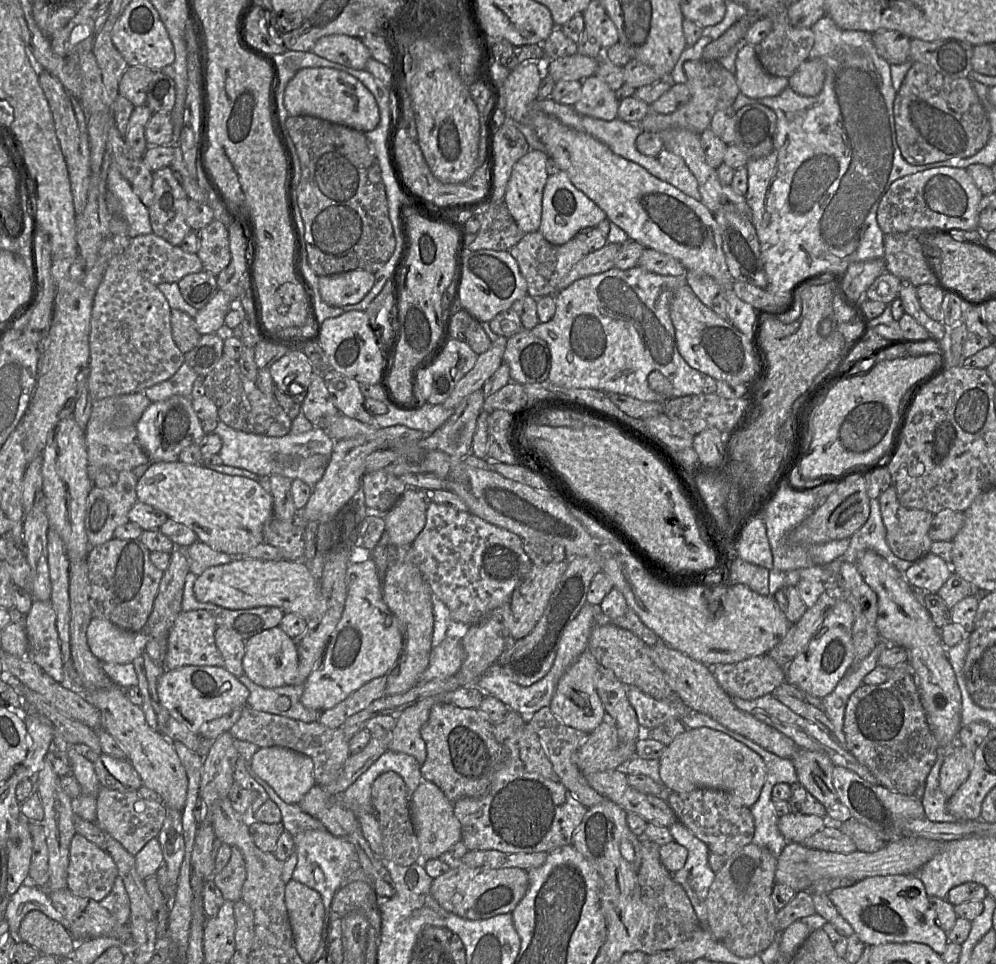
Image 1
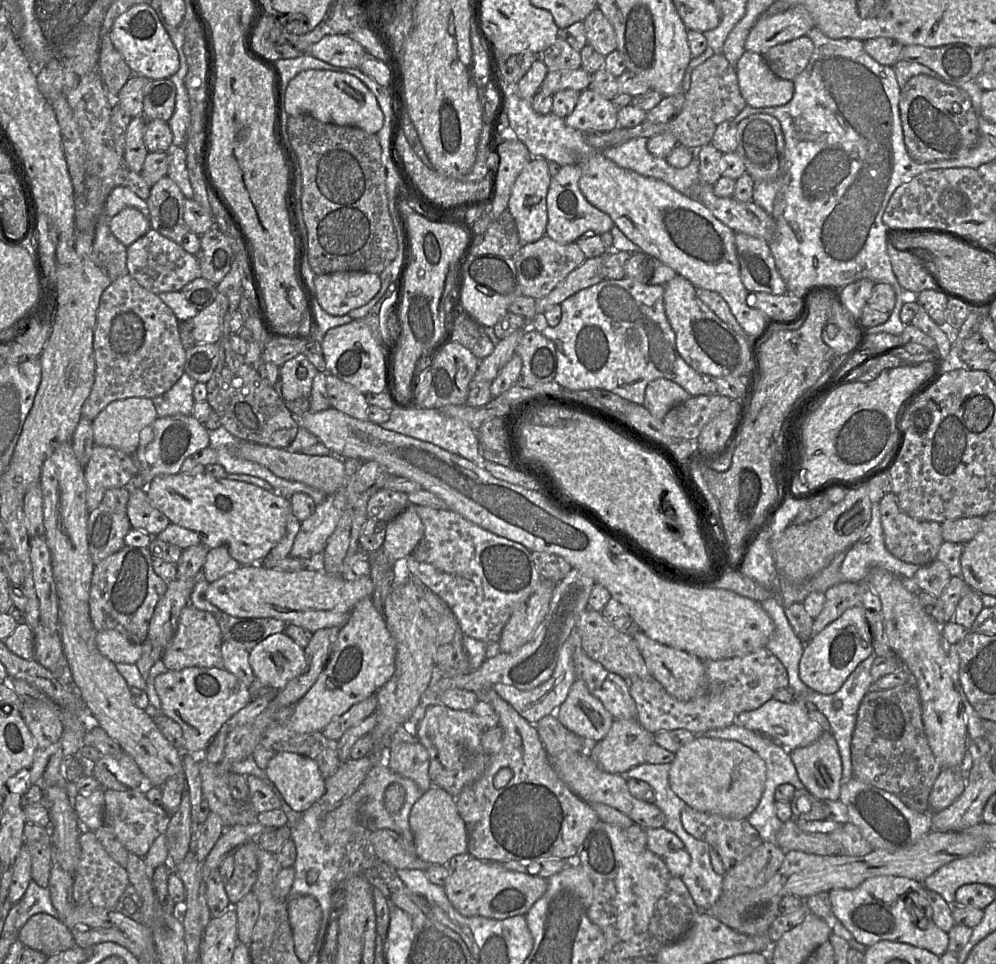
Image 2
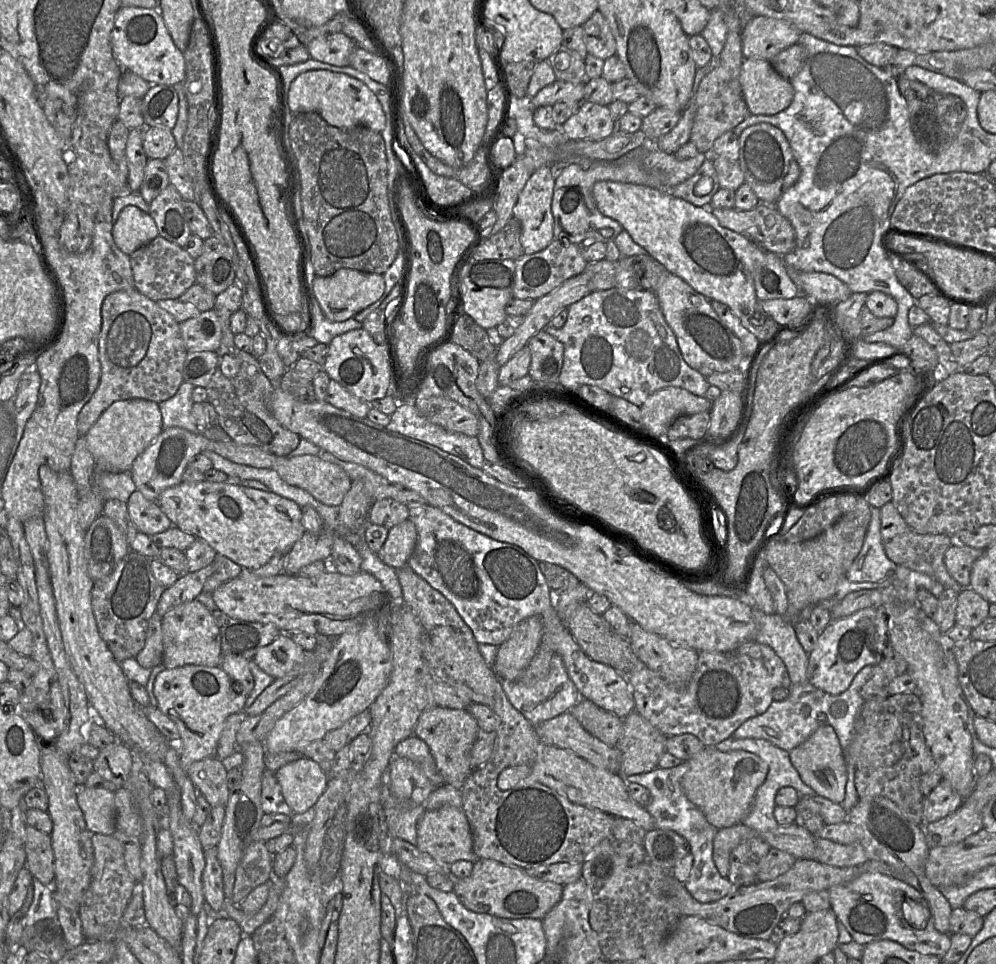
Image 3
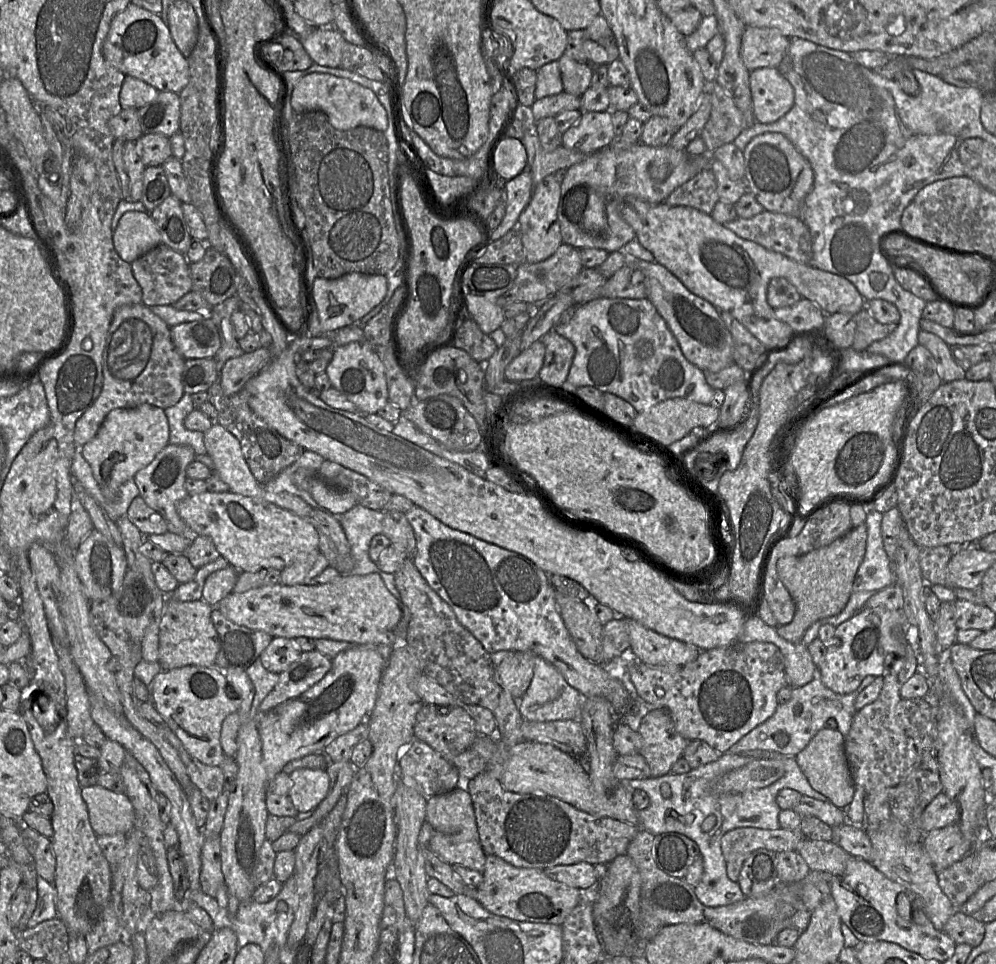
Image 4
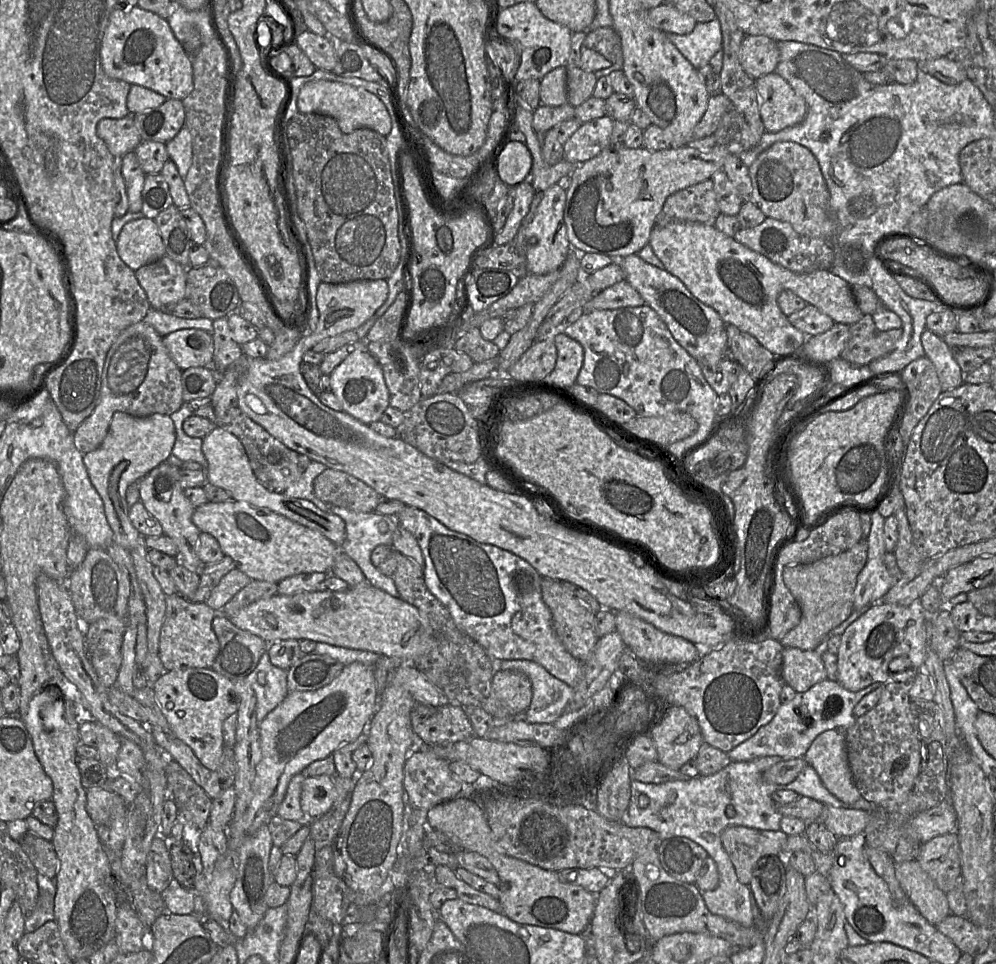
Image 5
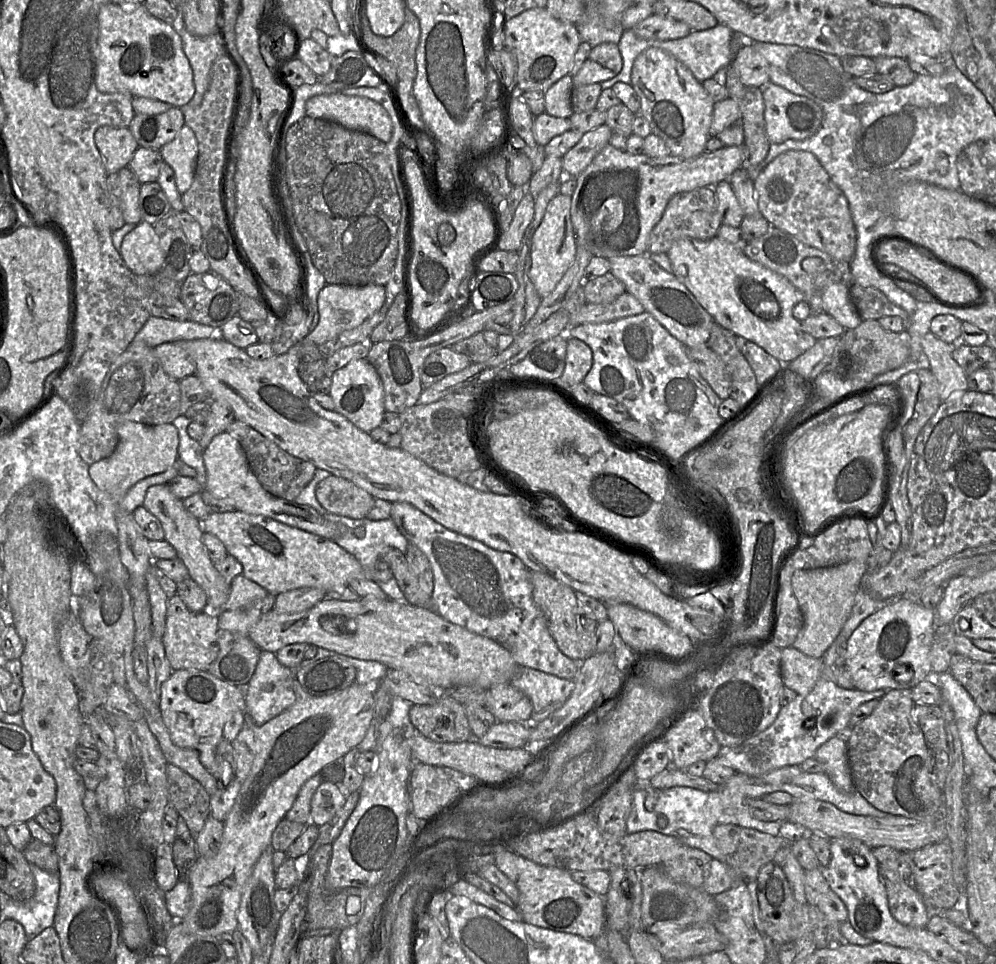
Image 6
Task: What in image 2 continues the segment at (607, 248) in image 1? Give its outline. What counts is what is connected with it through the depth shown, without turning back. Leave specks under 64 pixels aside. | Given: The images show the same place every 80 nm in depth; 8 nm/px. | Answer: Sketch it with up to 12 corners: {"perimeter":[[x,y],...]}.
{"perimeter":[[603,257],[587,258],[549,294],[536,316],[605,280]]}

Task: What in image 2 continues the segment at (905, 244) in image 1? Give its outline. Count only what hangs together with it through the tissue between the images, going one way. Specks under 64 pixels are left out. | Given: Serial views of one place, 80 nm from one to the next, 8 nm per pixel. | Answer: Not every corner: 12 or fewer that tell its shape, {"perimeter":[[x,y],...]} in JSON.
{"perimeter":[[887,244],[899,284],[913,293],[935,289],[915,255]]}

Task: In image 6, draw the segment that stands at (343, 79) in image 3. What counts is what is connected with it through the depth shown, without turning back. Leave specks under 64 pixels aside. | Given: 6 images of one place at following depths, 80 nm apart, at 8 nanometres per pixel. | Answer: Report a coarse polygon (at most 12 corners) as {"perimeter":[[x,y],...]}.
{"perimeter":[[340,92],[311,97],[306,115],[373,135],[392,121],[379,103]]}

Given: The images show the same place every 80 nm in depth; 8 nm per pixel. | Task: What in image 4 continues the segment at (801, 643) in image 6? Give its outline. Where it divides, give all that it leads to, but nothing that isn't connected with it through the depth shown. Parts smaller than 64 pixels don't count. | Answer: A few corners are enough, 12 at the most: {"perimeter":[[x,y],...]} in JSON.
{"perimeter":[[867,525],[831,544],[777,560],[795,603],[776,627],[799,643],[852,594]]}

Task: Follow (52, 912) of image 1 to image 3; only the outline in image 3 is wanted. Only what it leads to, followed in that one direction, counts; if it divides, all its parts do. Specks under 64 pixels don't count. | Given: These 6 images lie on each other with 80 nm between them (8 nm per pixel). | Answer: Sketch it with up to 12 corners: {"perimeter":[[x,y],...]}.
{"perimeter":[[55,878],[48,885],[32,879],[34,898],[23,926],[57,919],[53,893]]}

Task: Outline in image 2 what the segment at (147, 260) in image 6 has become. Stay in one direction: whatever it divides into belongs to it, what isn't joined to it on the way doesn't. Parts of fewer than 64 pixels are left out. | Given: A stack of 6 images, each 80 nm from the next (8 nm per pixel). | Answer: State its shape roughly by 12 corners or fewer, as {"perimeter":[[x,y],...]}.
{"perimeter":[[134,207],[109,219],[115,238],[125,247],[151,229]]}

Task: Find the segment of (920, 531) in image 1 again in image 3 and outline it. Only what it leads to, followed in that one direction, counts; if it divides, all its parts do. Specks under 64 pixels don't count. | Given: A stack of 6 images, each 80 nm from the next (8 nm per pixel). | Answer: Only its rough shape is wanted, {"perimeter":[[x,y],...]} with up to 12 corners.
{"perimeter":[[893,501],[880,508],[887,557],[945,589],[964,589],[946,569],[950,537],[918,534]]}

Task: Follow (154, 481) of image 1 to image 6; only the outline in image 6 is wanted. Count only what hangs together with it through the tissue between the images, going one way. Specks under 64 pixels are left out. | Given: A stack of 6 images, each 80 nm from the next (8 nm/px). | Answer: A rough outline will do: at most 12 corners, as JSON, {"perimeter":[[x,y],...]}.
{"perimeter":[[238,510],[201,526],[275,596],[368,579],[334,541]]}

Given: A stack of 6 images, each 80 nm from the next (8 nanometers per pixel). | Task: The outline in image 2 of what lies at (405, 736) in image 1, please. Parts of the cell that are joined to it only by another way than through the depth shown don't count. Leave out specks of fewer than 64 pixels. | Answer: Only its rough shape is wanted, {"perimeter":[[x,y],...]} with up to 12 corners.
{"perimeter":[[420,742],[391,746],[389,768],[430,789],[430,758]]}

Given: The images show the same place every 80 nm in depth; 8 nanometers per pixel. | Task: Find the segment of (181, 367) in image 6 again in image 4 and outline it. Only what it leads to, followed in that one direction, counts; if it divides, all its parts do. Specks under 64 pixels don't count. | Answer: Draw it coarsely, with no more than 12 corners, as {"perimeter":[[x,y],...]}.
{"perimeter":[[211,318],[178,324],[172,342],[185,359],[214,358]]}

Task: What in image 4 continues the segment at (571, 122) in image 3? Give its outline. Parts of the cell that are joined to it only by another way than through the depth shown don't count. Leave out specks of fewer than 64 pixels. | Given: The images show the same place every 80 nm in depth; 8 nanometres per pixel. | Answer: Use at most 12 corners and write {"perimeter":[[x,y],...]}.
{"perimeter":[[611,111],[583,112],[562,145],[588,156],[615,139]]}

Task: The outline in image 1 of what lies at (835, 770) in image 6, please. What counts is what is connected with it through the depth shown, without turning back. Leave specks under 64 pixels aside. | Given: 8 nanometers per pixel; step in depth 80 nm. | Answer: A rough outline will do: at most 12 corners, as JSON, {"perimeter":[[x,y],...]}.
{"perimeter":[[800,749],[792,759],[798,781],[826,808],[838,801],[834,764]]}

